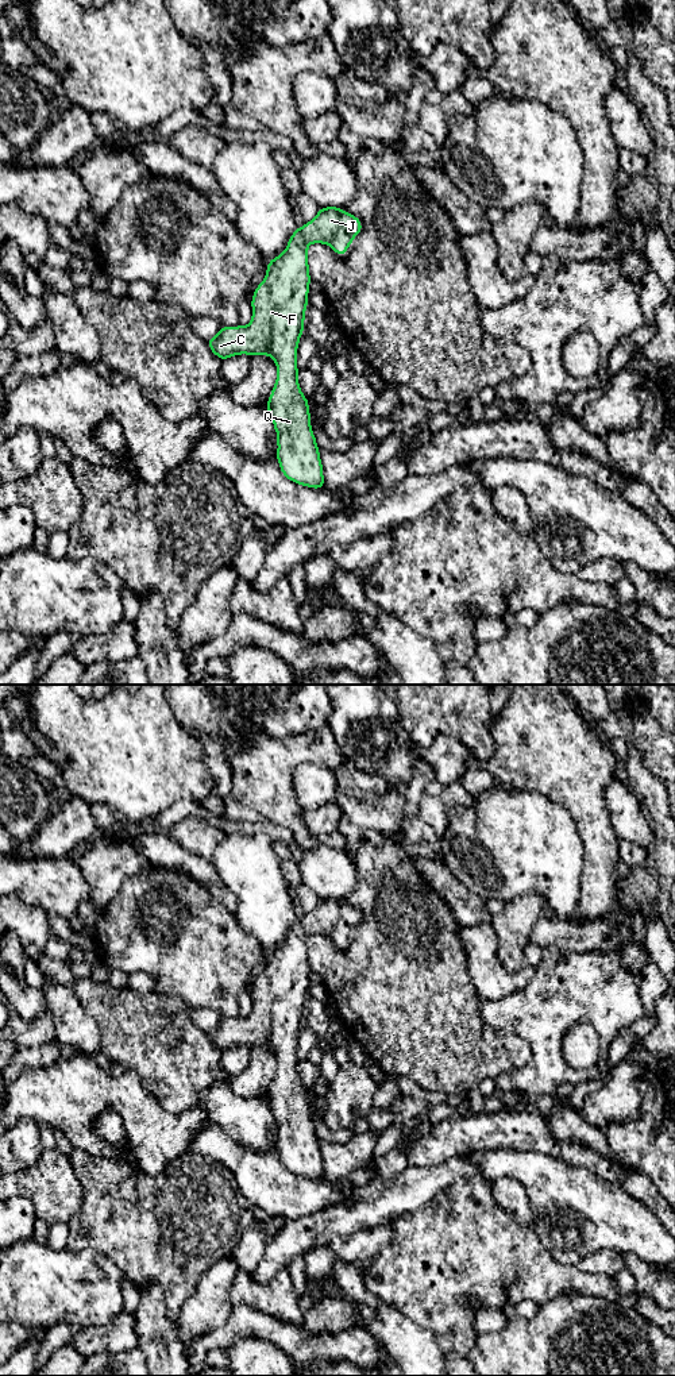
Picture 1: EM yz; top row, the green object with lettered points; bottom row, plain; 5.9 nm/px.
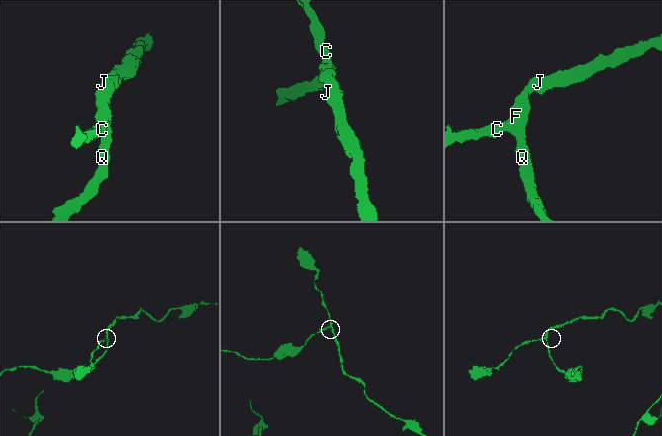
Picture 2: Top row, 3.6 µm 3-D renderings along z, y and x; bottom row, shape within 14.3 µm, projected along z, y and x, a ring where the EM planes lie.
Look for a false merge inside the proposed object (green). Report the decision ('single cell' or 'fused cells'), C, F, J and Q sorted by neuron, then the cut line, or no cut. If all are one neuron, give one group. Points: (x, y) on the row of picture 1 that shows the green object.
single cell; groups C F J Q; cut none

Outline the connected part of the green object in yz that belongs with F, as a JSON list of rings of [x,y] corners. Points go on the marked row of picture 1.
[[[319,208],[317,216],[297,228],[285,251],[267,262],[267,273],[255,288],[251,305],[252,319],[248,325],[221,327],[219,334],[208,340],[208,346],[221,361],[239,354],[270,355],[277,365],[277,381],[267,401],[267,411],[277,431],[277,459],[282,474],[294,483],[320,489],[324,486],[323,465],[320,462],[316,438],[310,429],[312,416],[309,401],[301,393],[296,365],[300,336],[304,332],[305,308],[309,292],[308,244],[324,243],[338,255],[344,255],[354,238],[362,231],[360,220],[342,208]]]

